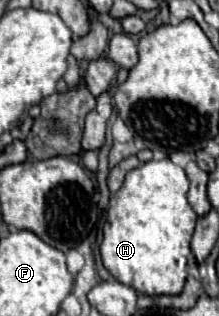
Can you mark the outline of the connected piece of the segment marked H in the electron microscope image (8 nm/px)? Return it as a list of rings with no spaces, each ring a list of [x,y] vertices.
[[[169,159],[147,161],[137,169],[129,171],[123,187],[111,195],[107,221],[103,227],[103,243],[101,243],[101,259],[105,269],[123,285],[133,287],[139,295],[177,295],[181,293],[187,277],[189,265],[193,263],[191,253],[191,235],[195,229],[197,215],[187,201],[189,181],[185,171],[171,163]]]

